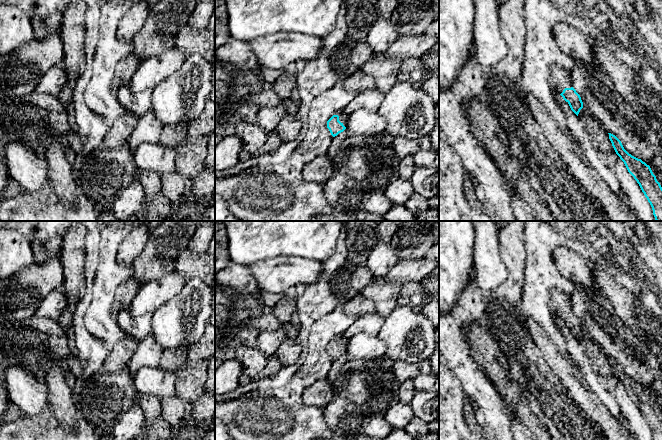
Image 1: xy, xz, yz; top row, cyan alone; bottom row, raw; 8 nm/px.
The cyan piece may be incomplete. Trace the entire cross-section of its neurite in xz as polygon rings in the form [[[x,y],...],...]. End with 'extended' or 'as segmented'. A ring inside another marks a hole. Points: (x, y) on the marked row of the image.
[[[342,110],[333,114],[327,121],[327,128],[333,137],[343,132],[347,126],[348,115],[345,115]]] | extended

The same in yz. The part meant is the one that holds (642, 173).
[[[613,134],[609,139],[616,154],[624,162],[628,172],[639,184],[642,192],[650,203],[656,221],[662,221],[662,187],[657,181],[649,165],[629,154],[623,147],[621,141]]] | as segmented

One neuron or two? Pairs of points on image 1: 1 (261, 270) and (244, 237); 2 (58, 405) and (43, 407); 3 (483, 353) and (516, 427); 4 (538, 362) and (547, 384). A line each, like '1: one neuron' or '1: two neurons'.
1: two neurons
2: two neurons
3: two neurons
4: one neuron

